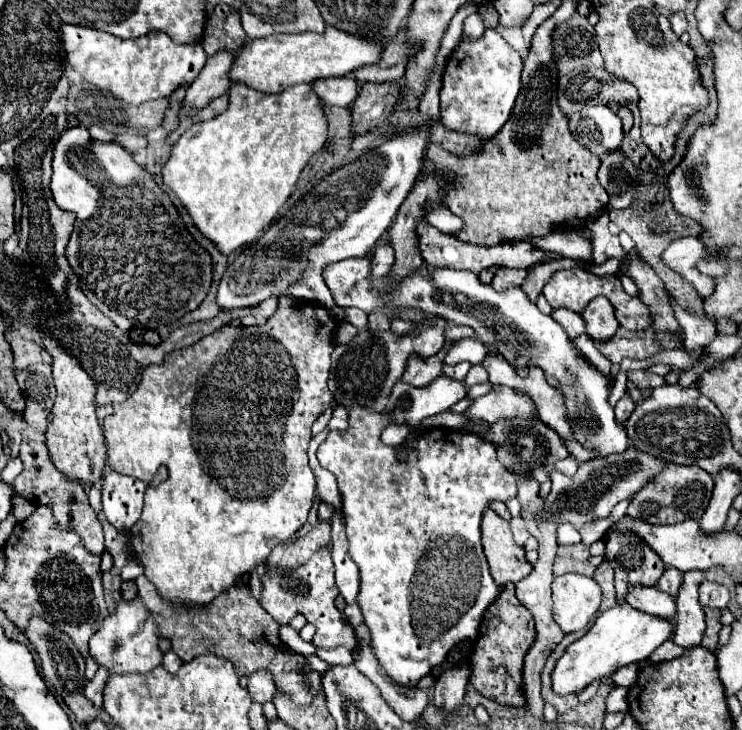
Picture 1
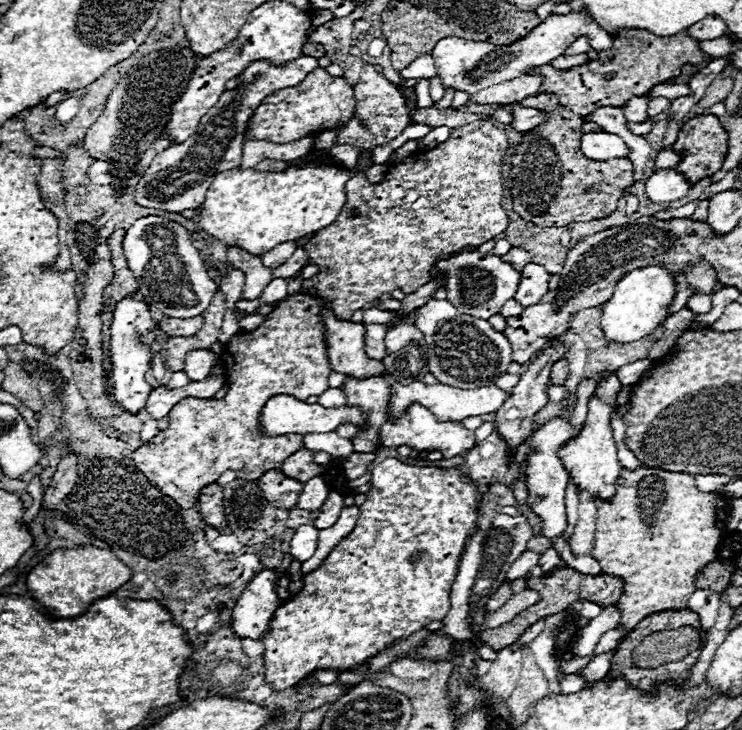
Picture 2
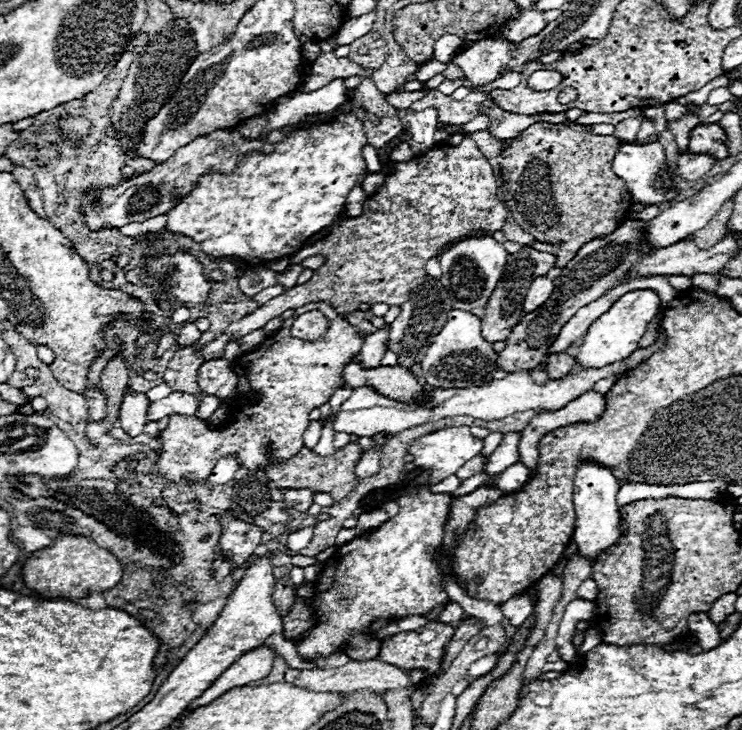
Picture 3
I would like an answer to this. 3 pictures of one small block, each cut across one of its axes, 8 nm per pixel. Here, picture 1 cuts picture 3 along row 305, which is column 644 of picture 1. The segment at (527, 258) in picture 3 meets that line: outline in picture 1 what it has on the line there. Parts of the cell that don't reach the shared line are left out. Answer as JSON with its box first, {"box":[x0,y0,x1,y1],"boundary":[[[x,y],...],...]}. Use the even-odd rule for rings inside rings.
{"box":[628,464,714,524],"boundary":[[[666,464],[664,472],[654,478],[654,482],[646,484],[628,506],[628,516],[648,522],[648,524],[676,524],[684,520],[698,520],[710,500],[714,482],[712,476],[698,466],[678,466],[678,464]]]}

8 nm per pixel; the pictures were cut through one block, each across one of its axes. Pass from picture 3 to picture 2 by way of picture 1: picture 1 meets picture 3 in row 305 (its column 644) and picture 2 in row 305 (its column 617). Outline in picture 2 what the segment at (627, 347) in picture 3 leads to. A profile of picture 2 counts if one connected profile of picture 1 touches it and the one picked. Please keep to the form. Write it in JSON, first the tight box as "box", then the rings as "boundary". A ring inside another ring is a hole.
{"box":[600,266,676,342],"boundary":[[[646,266],[632,270],[622,278],[612,298],[604,304],[600,326],[606,338],[614,342],[634,342],[652,334],[666,320],[674,296],[676,296],[676,280],[666,268]]]}

